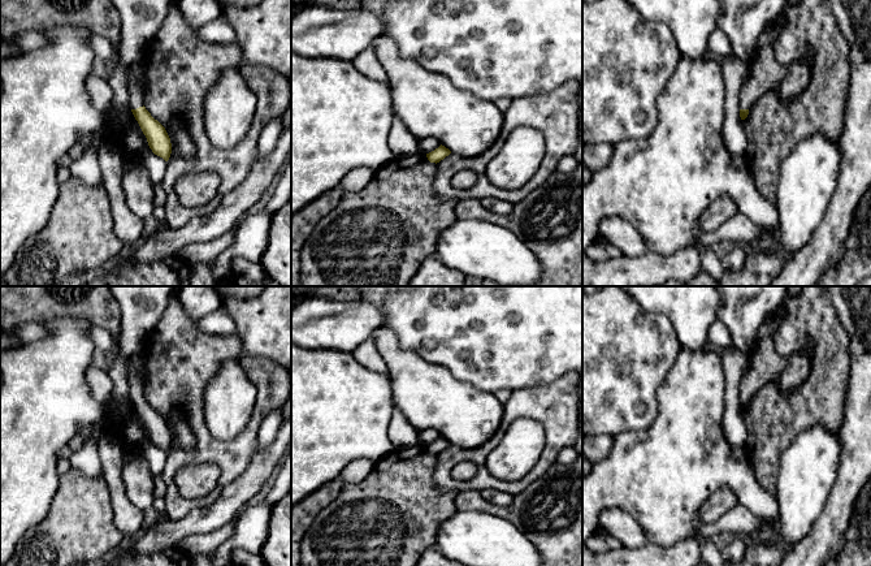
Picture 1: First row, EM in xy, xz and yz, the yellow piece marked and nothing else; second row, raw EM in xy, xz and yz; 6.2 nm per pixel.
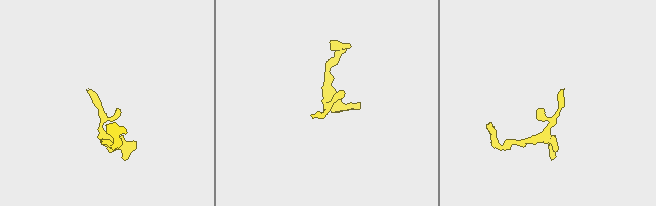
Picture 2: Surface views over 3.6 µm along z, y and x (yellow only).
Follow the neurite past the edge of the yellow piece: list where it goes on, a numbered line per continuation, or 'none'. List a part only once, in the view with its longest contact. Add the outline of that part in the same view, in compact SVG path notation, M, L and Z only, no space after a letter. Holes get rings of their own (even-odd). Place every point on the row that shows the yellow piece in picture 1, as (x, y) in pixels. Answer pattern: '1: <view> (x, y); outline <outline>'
1: xy (135, 95); outline M131 69L129 72L127 90L129 90L129 96L130 96L130 100L129 100L130 108L136 109L139 107L143 107L144 105L143 95L142 95L142 91L139 88L139 85L138 85L135 77L133 75Z

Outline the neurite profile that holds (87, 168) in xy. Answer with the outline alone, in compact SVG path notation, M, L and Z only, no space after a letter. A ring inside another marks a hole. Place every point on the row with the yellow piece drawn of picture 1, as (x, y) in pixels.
M83 134L78 143L84 147L84 154L79 160L66 163L65 174L78 177L86 185L98 187L103 183L103 176L98 160L99 148L94 146L94 134Z

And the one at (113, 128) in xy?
M131 109L126 111L120 116L104 117L104 122L101 126L101 135L105 139L107 144L118 148L124 156L130 156L134 161L139 164L140 163L139 156L131 151L126 151L122 146L124 134L130 130L139 131L144 139L146 146L150 148L147 138L143 134Z

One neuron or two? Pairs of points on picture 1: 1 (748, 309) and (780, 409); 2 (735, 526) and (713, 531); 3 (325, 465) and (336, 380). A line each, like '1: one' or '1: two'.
1: two
2: one
3: one

